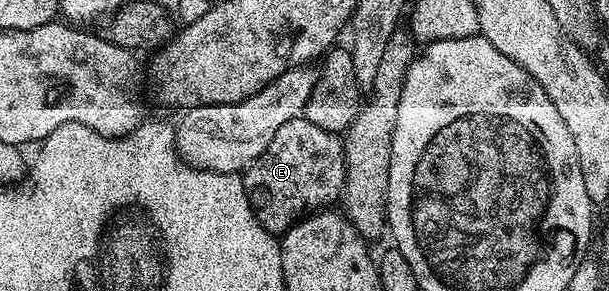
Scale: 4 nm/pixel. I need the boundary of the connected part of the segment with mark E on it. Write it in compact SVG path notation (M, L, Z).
M305 116L296 120L288 120L288 124L282 125L280 132L276 132L276 136L272 136L272 144L268 144L266 151L251 166L247 166L241 175L254 214L262 222L262 227L275 236L285 234L307 212L318 212L337 203L342 197L345 178L343 139L324 128L316 128Z

